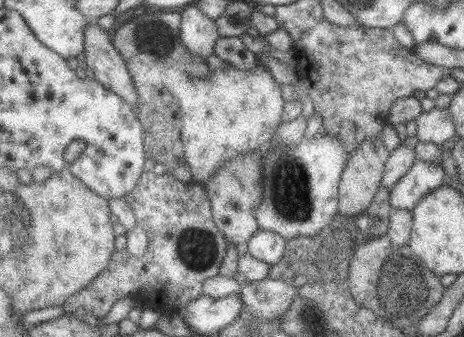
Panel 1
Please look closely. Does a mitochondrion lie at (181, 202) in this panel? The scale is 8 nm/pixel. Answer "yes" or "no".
no

